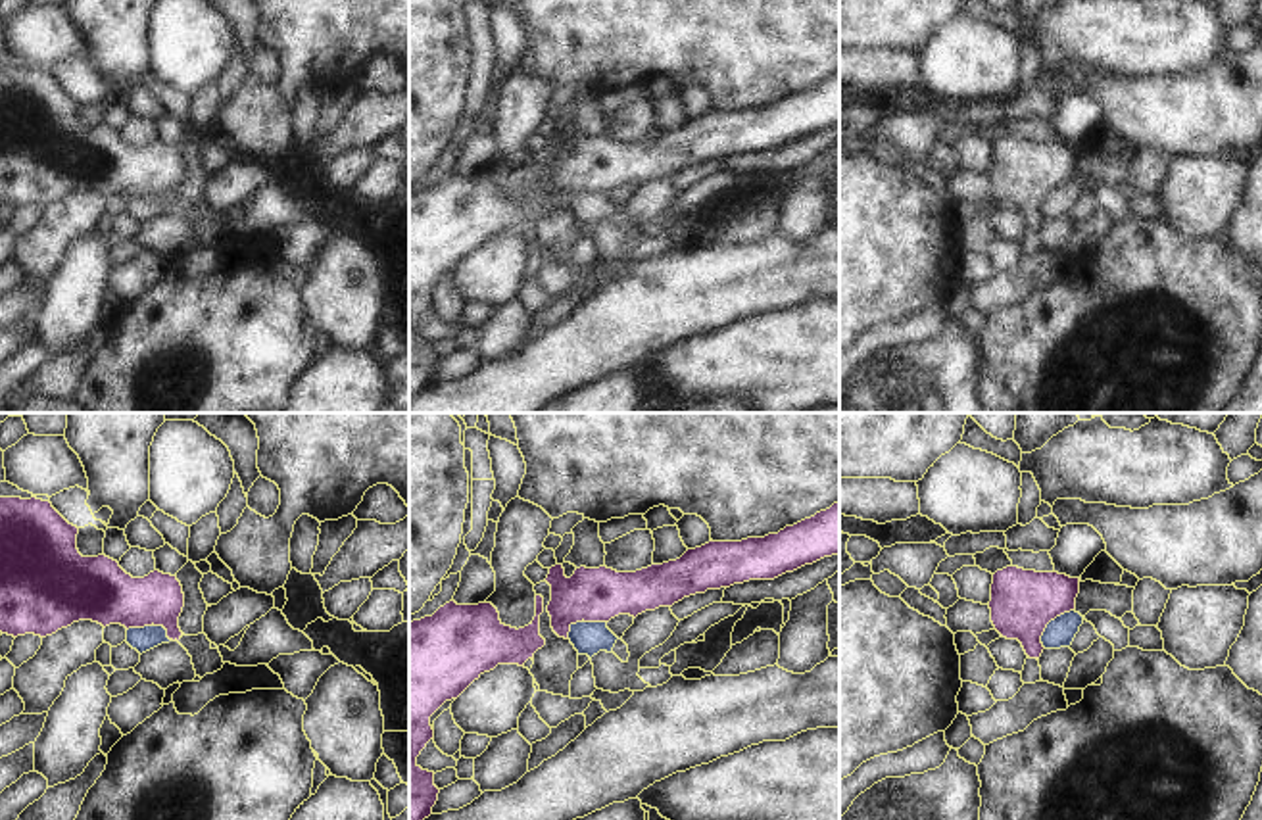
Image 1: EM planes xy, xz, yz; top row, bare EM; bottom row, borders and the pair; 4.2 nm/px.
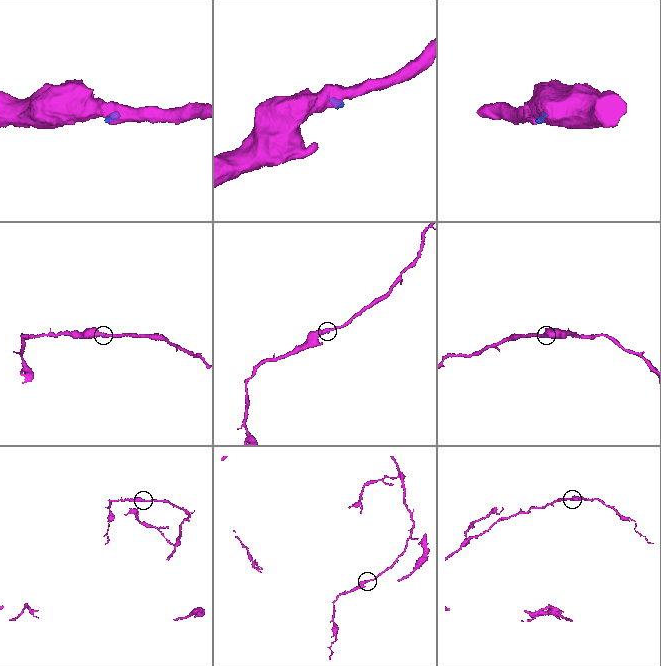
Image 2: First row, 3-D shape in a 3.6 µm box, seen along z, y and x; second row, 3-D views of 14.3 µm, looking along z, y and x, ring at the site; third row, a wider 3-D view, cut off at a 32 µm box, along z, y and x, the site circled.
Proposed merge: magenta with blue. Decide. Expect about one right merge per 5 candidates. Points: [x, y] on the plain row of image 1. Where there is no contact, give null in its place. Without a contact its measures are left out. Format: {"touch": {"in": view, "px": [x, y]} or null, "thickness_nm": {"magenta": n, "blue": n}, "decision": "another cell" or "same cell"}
{"touch": {"in": "xy", "px": [152, 192]}, "thickness_nm": {"magenta": 260, "blue": 100}, "decision": "another cell"}

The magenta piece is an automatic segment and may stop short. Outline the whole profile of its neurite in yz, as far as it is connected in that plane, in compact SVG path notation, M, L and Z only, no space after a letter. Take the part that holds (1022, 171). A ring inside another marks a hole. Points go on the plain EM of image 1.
M1007 136L993 144L991 192L1003 207L1018 209L1030 229L1039 229L1047 194L1074 181L1078 163L1080 148Z

